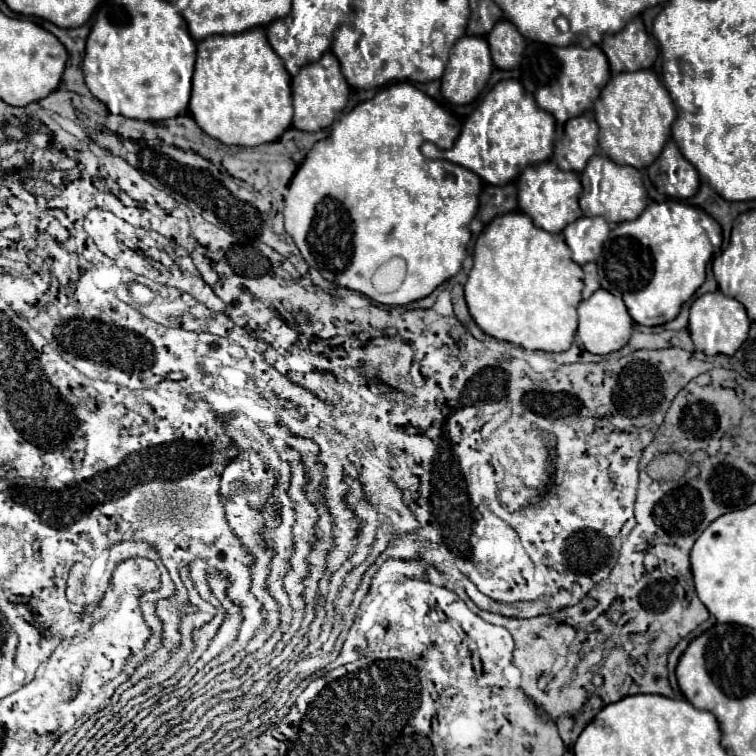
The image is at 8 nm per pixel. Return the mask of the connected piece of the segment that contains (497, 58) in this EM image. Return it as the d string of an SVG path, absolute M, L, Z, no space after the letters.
M508 20L496 22L492 32L486 36L492 60L502 70L512 70L522 62L526 40L516 32L516 26Z

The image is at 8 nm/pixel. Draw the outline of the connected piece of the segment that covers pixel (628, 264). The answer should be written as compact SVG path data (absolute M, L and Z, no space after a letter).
M678 200L650 202L646 210L630 222L620 222L612 228L604 252L596 260L600 286L614 296L620 296L634 322L642 326L660 326L674 320L684 302L704 284L706 264L721 252L720 225L702 209Z

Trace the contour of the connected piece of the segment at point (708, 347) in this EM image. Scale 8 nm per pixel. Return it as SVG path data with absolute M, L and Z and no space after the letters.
M722 292L704 294L696 298L690 308L688 330L692 336L692 342L698 352L704 352L708 356L714 356L714 354L732 356L748 338L748 328L750 328L750 318L744 306L738 300L724 296Z

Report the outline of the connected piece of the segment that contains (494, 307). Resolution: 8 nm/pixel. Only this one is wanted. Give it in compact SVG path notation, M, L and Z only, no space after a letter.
M508 212L496 216L478 236L474 246L474 266L464 286L464 296L470 316L486 334L528 350L564 352L570 348L578 328L576 308L582 300L582 276L582 268L570 258L568 246L560 234L536 228L532 218L522 212Z

